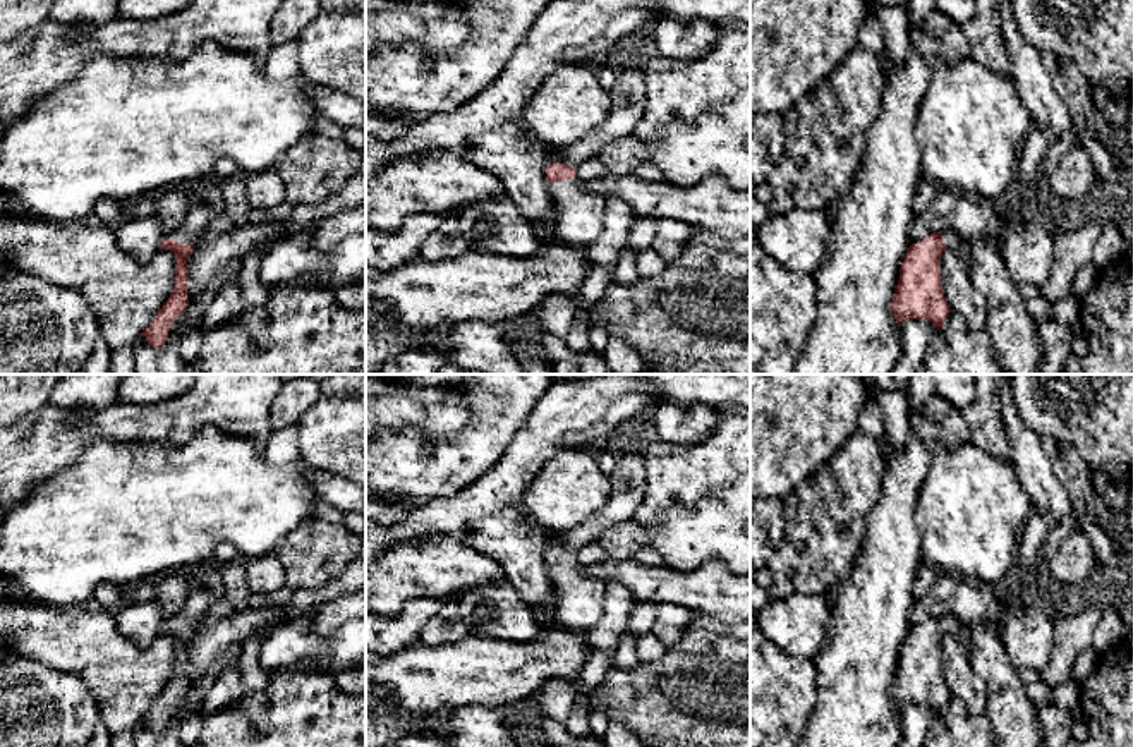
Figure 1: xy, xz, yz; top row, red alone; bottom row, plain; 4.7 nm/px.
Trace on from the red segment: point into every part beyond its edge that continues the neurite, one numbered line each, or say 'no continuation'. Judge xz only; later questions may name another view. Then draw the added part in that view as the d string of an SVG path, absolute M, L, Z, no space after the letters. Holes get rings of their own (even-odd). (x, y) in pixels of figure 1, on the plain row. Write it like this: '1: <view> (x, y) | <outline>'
1: xz (579, 598) | M548 567L548 575L556 591L556 625L587 635L604 615L606 582L585 575L582 567Z

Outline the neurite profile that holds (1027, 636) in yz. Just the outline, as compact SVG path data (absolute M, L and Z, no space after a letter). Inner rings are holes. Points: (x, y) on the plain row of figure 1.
M1020 606L999 625L999 641L1006 659L1018 668L1040 671L1054 649L1054 620L1030 606Z

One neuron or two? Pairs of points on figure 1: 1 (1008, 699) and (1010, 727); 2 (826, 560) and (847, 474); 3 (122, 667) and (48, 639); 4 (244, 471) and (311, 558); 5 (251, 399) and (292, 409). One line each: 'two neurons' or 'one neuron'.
1: one neuron
2: one neuron
3: one neuron
4: two neurons
5: two neurons

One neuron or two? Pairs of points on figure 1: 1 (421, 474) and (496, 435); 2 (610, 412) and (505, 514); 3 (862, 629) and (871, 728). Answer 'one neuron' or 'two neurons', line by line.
1: one neuron
2: one neuron
3: one neuron

